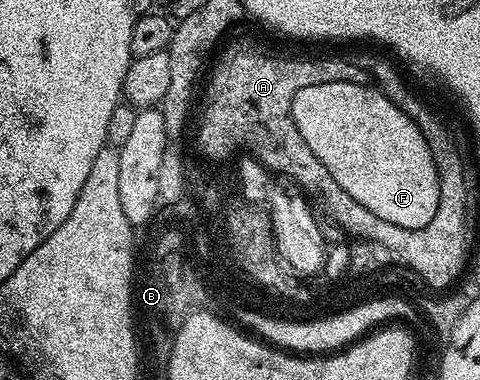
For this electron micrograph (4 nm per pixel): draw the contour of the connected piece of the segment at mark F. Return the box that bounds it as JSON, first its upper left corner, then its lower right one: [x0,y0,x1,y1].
[292,77,440,231]

